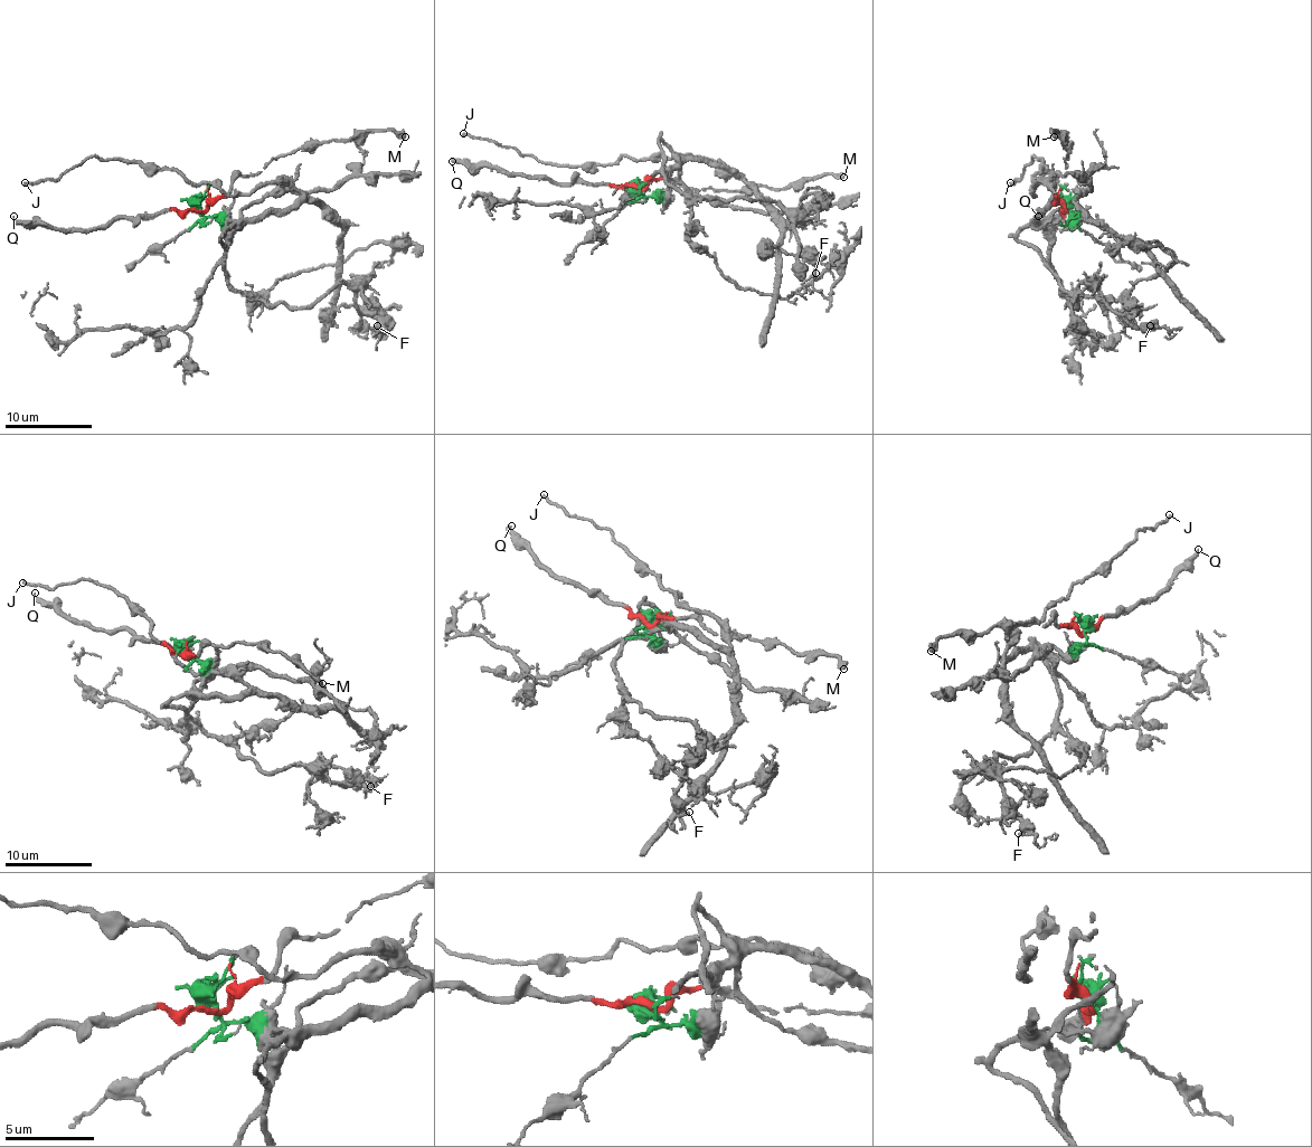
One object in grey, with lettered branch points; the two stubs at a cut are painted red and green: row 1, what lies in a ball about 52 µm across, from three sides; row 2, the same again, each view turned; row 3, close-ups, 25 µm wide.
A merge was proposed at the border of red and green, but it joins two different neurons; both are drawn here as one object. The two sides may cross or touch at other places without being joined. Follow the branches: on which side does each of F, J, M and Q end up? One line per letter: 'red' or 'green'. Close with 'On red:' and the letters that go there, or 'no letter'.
F: green
J: green
M: red
Q: red
On red: M, Q

